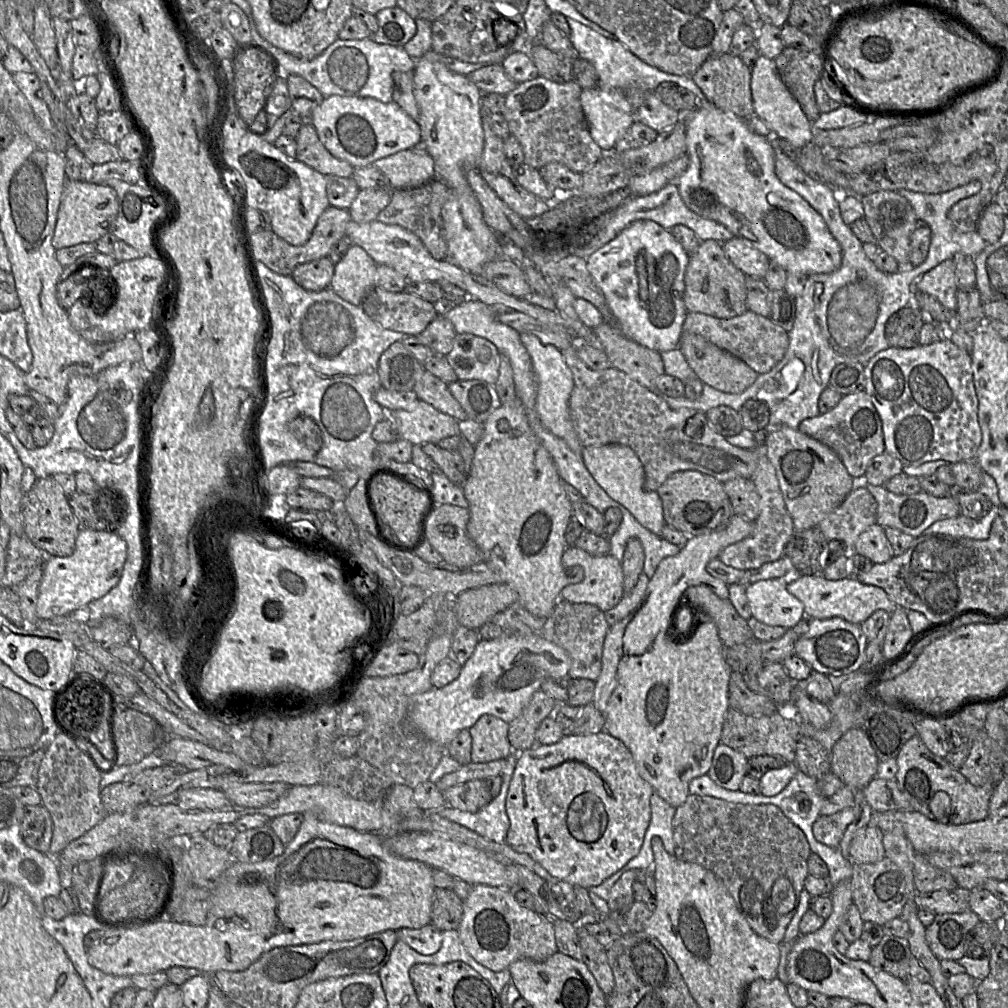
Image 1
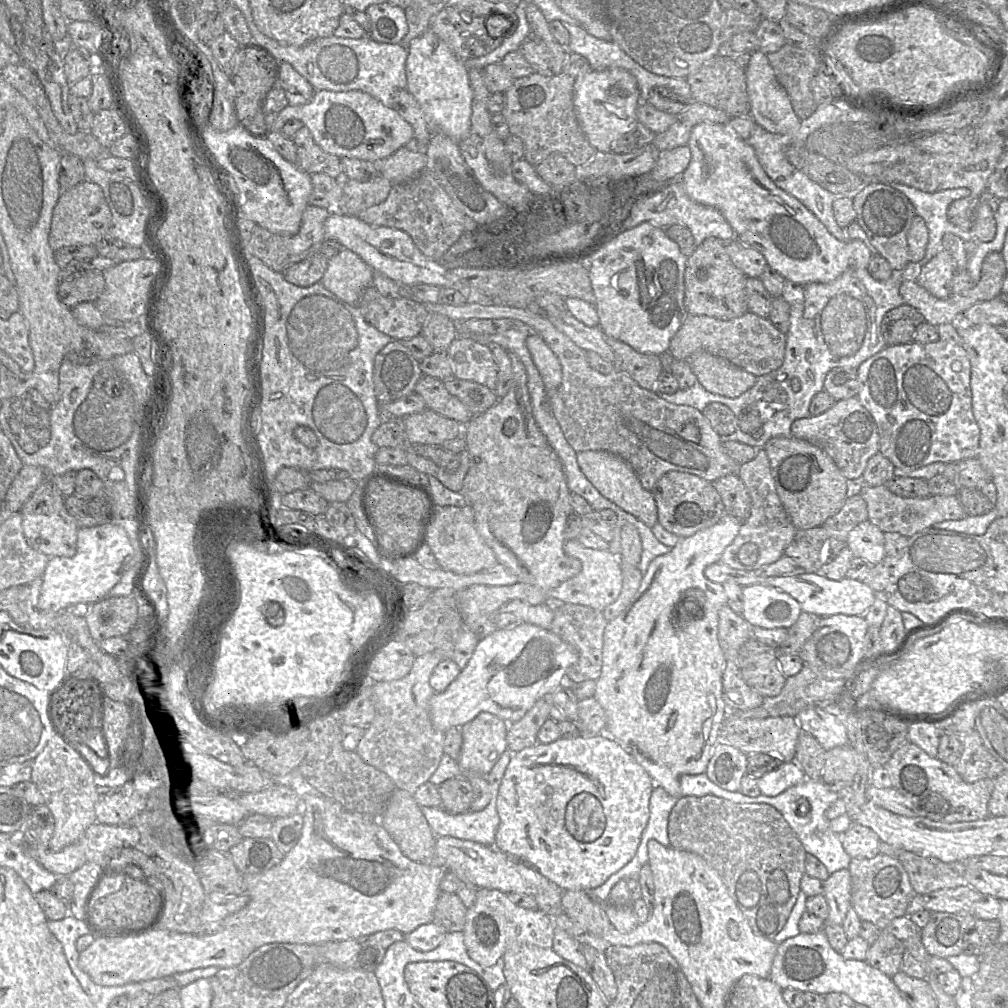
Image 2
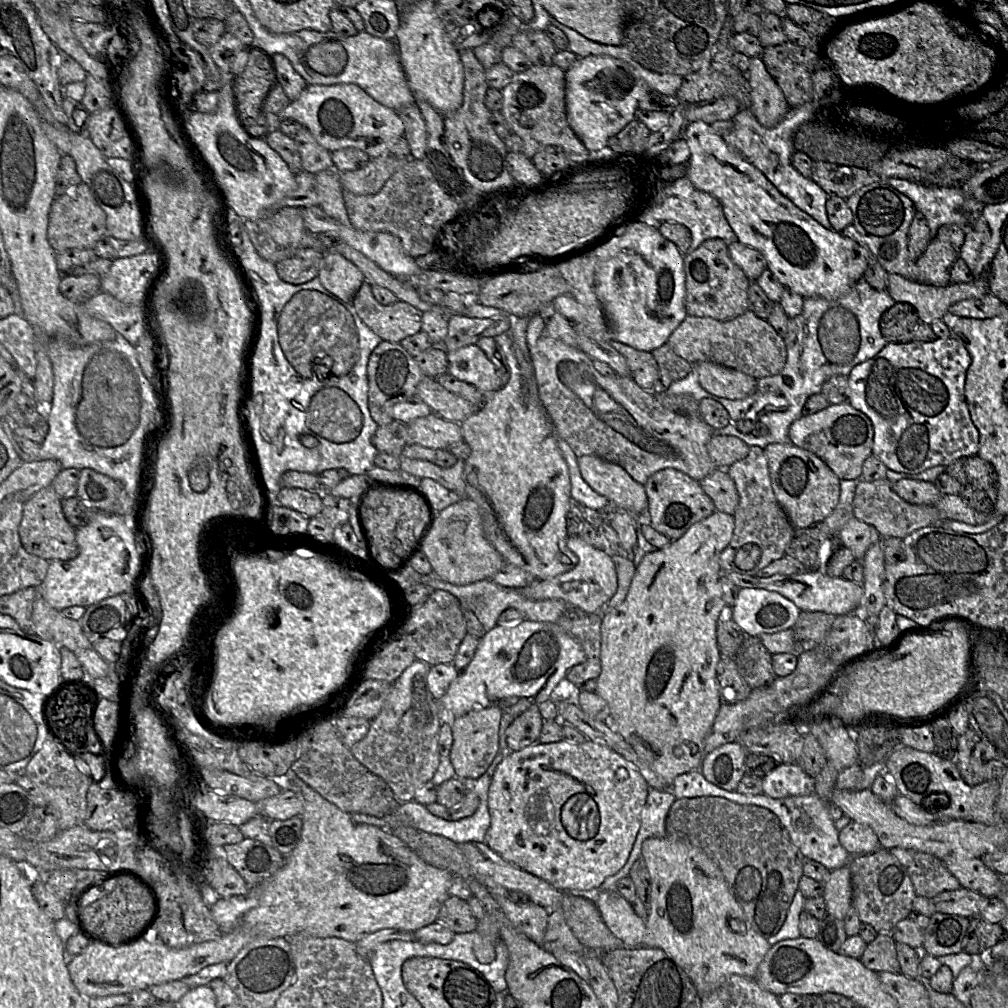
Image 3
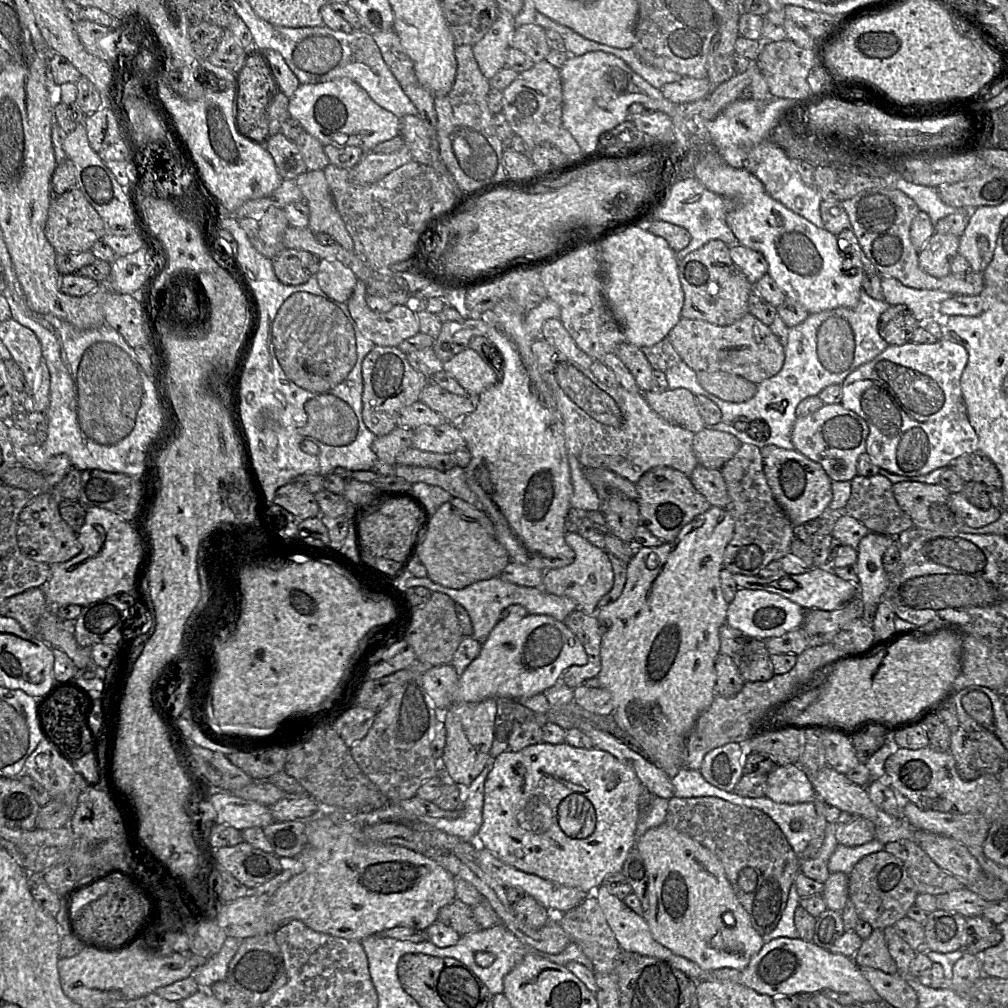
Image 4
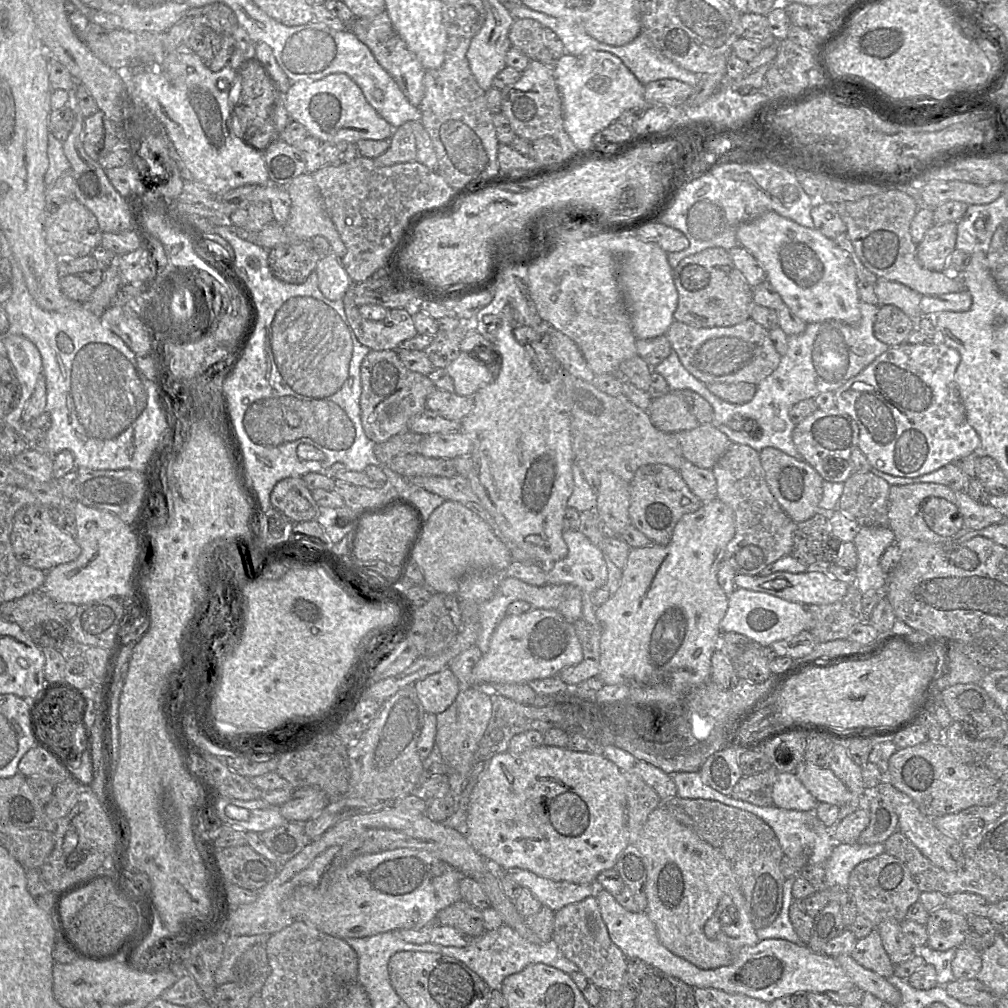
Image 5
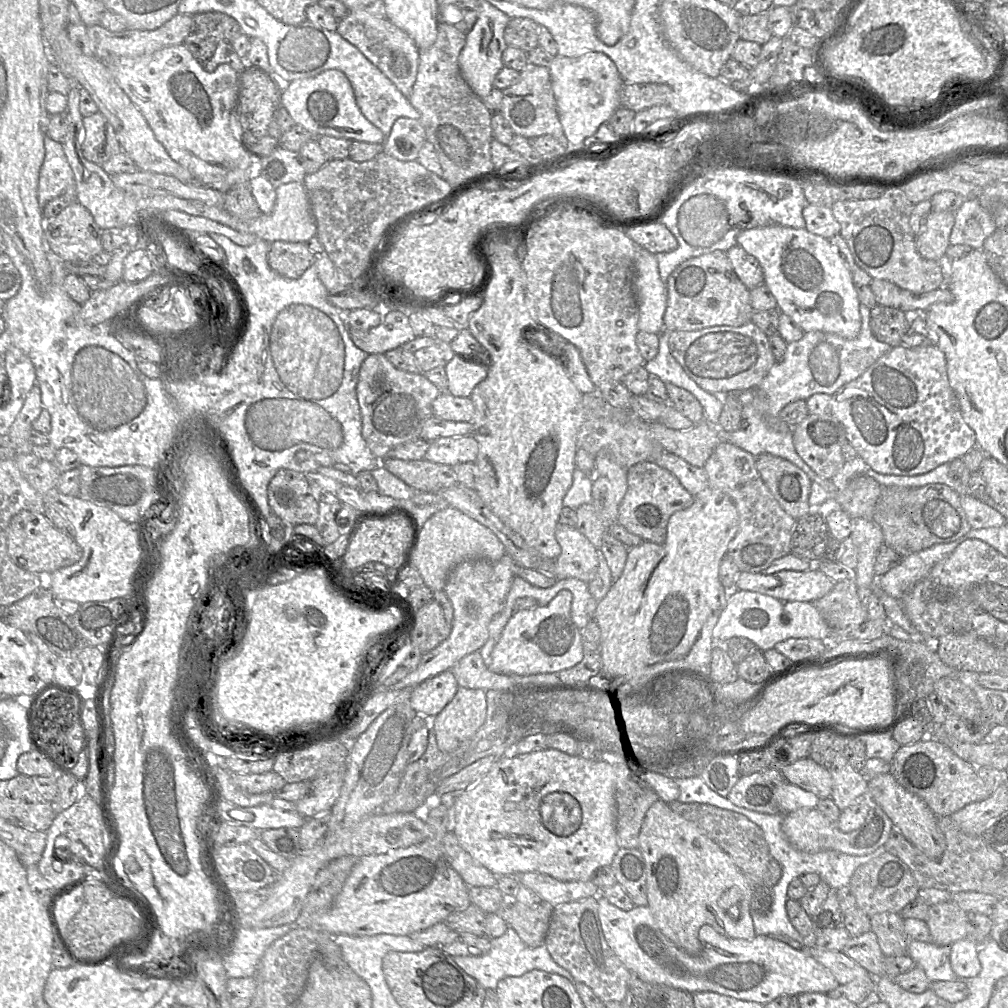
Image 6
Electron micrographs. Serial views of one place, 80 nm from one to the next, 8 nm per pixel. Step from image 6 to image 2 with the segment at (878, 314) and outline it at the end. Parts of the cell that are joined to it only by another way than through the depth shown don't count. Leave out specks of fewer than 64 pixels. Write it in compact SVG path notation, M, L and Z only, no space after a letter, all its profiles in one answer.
M902 304L888 311L881 322L881 333L887 346L909 344L914 341L917 327L924 318L914 307Z

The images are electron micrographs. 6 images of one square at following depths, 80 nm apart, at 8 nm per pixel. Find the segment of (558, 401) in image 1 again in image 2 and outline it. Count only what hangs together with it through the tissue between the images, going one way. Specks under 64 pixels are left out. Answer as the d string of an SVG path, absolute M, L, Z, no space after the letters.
M535 332L527 336L526 346L541 375L545 389L556 390L562 381L562 367L557 356Z

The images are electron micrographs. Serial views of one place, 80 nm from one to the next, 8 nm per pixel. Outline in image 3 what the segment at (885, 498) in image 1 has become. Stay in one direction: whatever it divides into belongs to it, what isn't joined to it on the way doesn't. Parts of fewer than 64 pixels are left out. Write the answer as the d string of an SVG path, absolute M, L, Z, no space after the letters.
M887 479L873 482L860 480L852 502L853 515L864 523L873 526L882 538L905 538L913 531L944 521L958 521L970 525L981 525L989 520L989 515L977 512L964 503L960 495L942 495L933 505L910 504L900 498L891 488Z

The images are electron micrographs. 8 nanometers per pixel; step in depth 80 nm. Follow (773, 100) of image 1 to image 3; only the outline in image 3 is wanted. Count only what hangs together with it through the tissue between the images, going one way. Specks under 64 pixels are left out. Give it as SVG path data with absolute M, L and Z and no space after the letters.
M760 56L750 58L746 78L751 88L751 112L762 126L774 127L787 114L790 106Z

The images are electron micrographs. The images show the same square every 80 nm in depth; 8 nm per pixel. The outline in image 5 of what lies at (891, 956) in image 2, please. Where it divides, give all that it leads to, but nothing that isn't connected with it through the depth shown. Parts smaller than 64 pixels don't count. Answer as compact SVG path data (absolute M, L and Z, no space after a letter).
M876 929L866 937L857 940L850 956L864 968L884 978L893 975L894 964L889 959Z

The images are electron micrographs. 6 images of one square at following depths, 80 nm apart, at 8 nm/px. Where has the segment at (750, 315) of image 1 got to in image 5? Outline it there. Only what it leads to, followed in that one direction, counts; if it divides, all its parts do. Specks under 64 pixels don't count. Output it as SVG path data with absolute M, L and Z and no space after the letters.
M751 317L733 326L712 328L697 328L674 321L667 329L665 336L684 368L706 385L740 382L758 385L778 367L781 359L781 355L776 351L770 339L769 331L755 322Z

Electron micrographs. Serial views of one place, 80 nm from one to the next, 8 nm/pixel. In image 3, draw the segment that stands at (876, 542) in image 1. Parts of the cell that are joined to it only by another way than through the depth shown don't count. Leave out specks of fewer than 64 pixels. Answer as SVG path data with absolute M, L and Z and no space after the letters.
M852 517L842 529L836 534L844 546L851 550L858 561L862 561L867 549L874 543L879 542L882 537L871 525Z

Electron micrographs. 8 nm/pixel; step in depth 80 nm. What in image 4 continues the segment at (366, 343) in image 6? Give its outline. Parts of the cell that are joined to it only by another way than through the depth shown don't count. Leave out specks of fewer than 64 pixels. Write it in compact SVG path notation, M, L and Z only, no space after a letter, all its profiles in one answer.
M358 279L347 307L360 332L375 345L398 347L403 340L420 332L412 308L398 304L388 312L376 312L368 307L366 295L366 284Z

